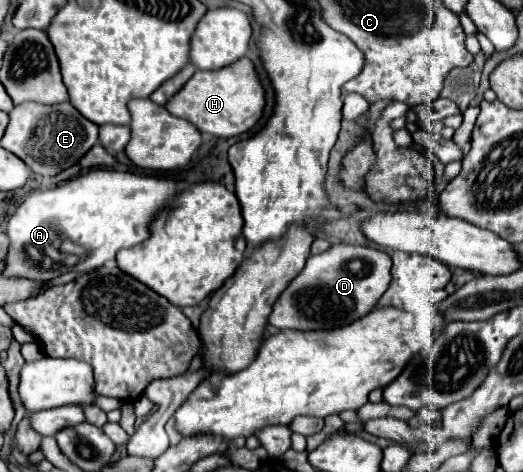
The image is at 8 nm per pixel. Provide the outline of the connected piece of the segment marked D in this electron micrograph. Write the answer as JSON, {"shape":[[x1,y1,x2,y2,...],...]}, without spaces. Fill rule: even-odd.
{"shape":[[334,244,318,256,310,256,306,268,280,294,270,314,270,324,284,330,330,330,348,326,366,316,390,286,392,260,386,252,368,246]]}

